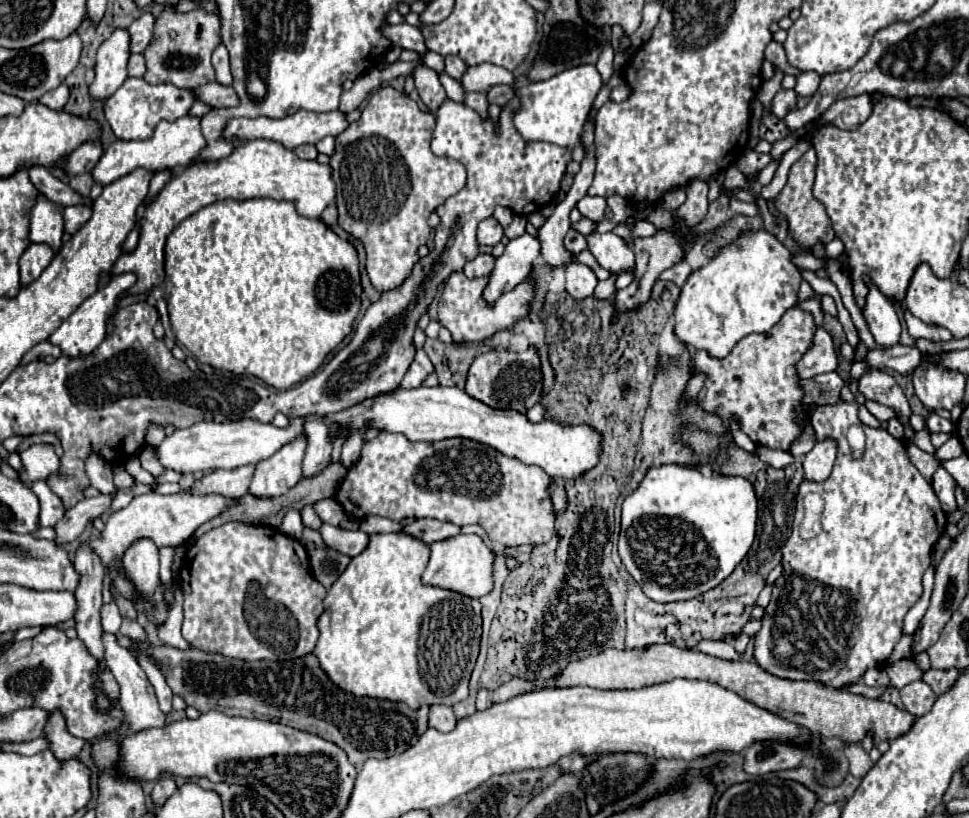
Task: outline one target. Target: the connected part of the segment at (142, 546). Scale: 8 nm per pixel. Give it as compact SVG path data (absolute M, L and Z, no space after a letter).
M138 540L134 542L124 558L122 558L122 568L124 568L124 576L132 582L134 586L134 592L140 596L140 598L150 598L154 594L154 590L158 588L158 548L152 540Z

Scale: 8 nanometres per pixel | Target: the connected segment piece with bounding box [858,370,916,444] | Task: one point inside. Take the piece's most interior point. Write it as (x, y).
(877, 385)

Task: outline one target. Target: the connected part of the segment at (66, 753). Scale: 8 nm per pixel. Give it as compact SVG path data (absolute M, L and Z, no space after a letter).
M56 710L50 716L50 722L46 724L42 736L48 742L48 748L52 750L54 758L60 760L60 762L66 762L68 758L74 758L86 744L86 740L68 734L66 720L64 720L64 714L60 710Z

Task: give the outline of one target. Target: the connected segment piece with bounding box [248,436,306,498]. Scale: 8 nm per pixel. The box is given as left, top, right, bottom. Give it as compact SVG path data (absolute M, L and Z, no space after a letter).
M298 436L290 444L282 446L274 456L258 462L248 492L256 498L274 498L286 494L302 478L304 450L306 438Z

